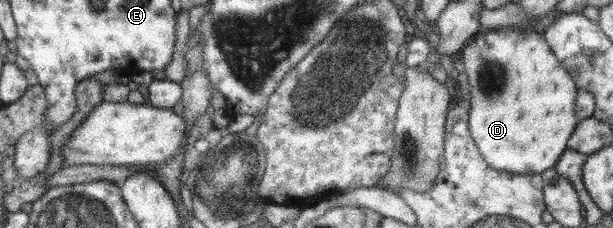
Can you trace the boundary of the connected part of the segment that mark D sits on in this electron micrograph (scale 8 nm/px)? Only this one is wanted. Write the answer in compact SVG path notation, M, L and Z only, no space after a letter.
M511 25L482 29L458 52L469 86L468 128L482 158L496 170L514 174L541 174L552 168L567 149L567 140L579 121L575 116L577 86L548 48L541 28Z

